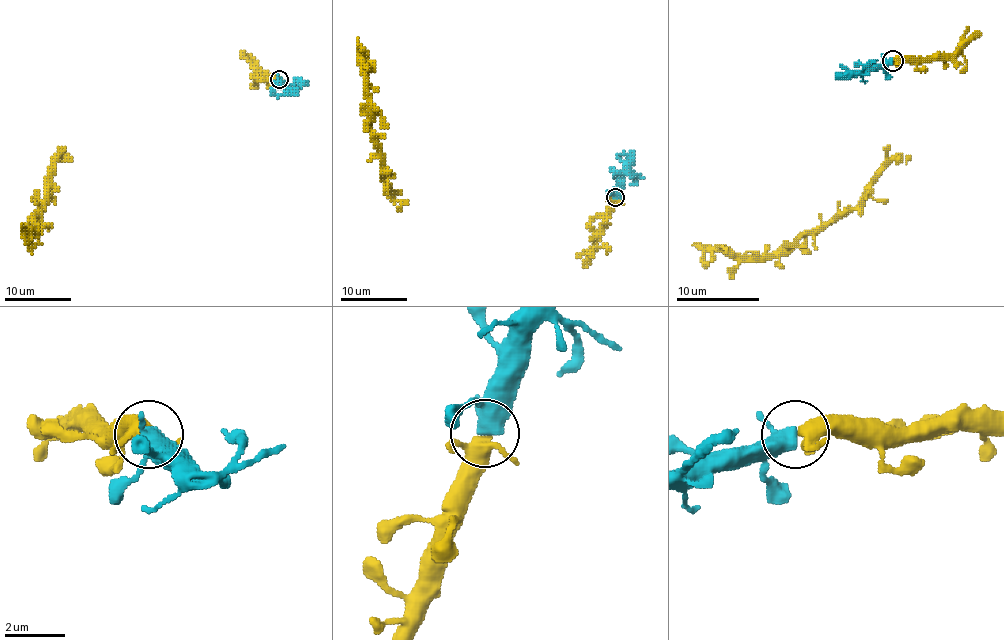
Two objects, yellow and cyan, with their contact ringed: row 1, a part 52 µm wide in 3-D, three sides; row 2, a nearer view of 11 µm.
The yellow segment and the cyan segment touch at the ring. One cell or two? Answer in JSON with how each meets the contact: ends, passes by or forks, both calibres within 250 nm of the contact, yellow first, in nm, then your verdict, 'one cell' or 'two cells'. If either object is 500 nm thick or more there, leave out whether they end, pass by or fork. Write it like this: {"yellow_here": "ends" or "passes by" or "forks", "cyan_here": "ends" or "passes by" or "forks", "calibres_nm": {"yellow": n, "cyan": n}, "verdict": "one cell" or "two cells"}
{"yellow_here": "forks", "cyan_here": "passes by", "calibres_nm": {"yellow": 320, "cyan": 460}, "verdict": "one cell"}

